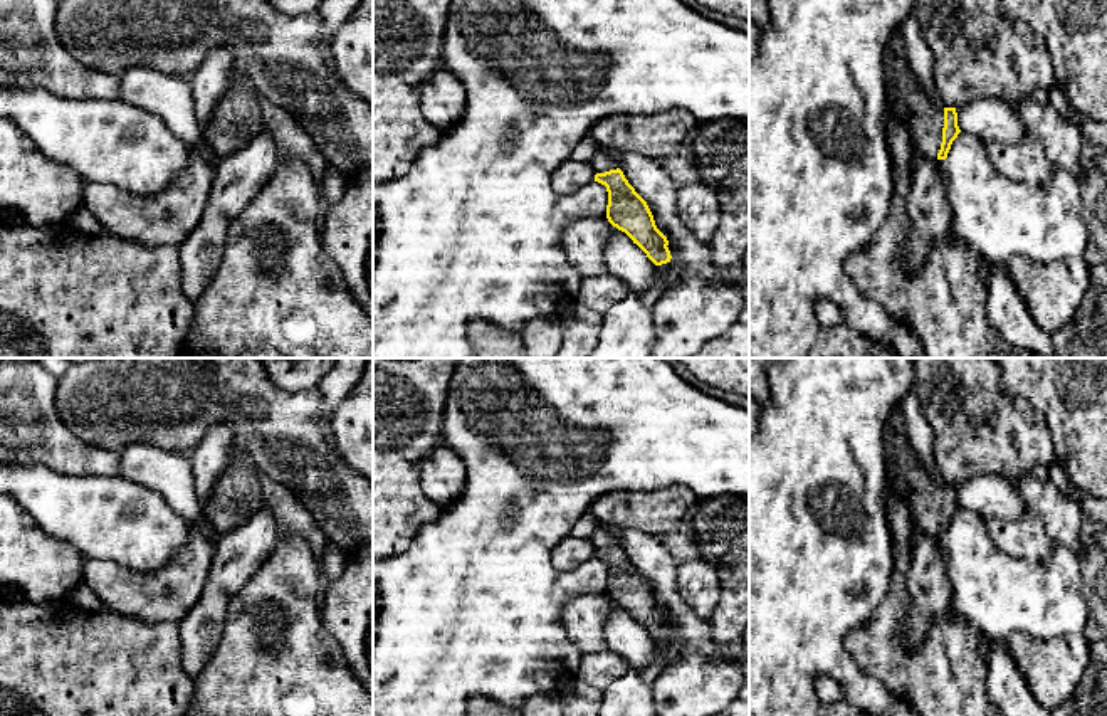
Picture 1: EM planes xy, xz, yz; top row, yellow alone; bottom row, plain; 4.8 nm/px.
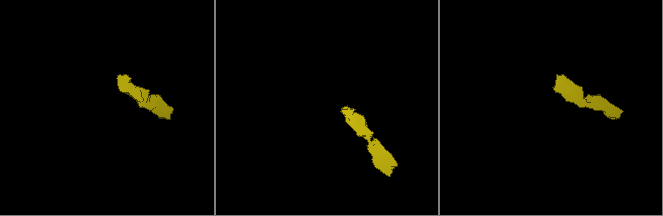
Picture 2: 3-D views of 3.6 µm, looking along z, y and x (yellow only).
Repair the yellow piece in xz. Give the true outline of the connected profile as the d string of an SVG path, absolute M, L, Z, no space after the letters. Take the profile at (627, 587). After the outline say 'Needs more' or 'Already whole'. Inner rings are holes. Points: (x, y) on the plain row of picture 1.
M600 524L588 538L596 548L595 558L606 563L606 595L618 607L625 608L647 634L662 642L670 639L667 613L657 605L647 578L628 560L618 543L615 528Z. Needs more

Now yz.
M900 403L890 410L882 437L889 487L907 503L914 523L926 534L946 536L961 509L956 484L934 479L921 464L909 444Z. Needs more

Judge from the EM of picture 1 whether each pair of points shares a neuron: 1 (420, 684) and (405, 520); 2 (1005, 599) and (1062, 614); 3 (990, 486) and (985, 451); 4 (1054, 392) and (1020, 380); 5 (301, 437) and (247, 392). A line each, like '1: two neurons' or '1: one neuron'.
1: two neurons
2: one neuron
3: two neurons
4: one neuron
5: one neuron

